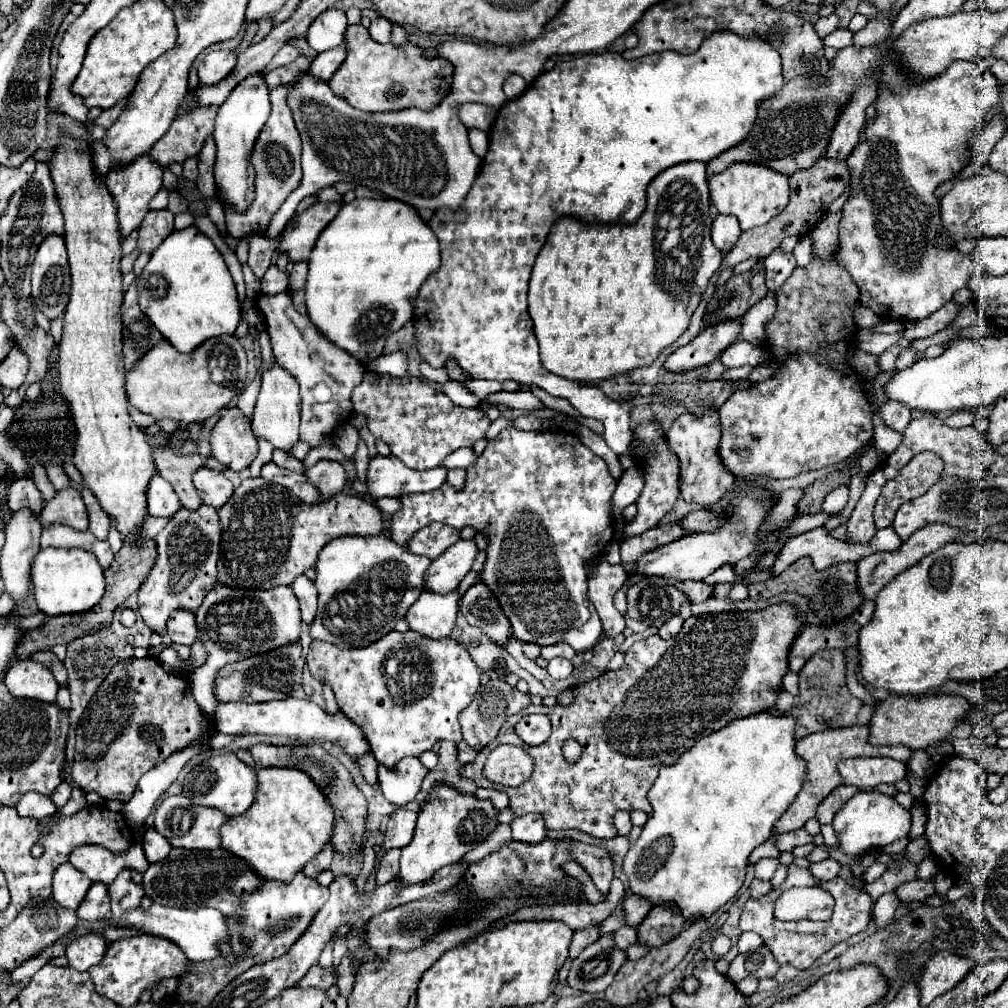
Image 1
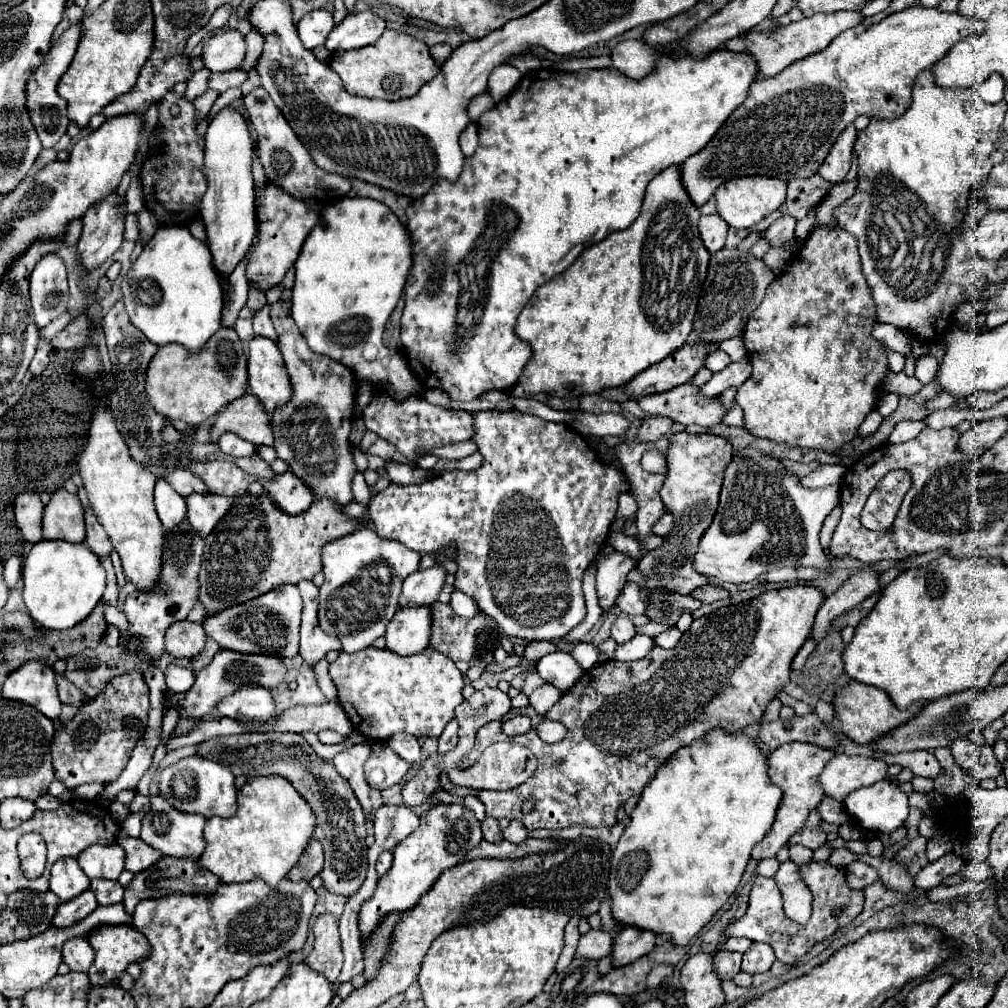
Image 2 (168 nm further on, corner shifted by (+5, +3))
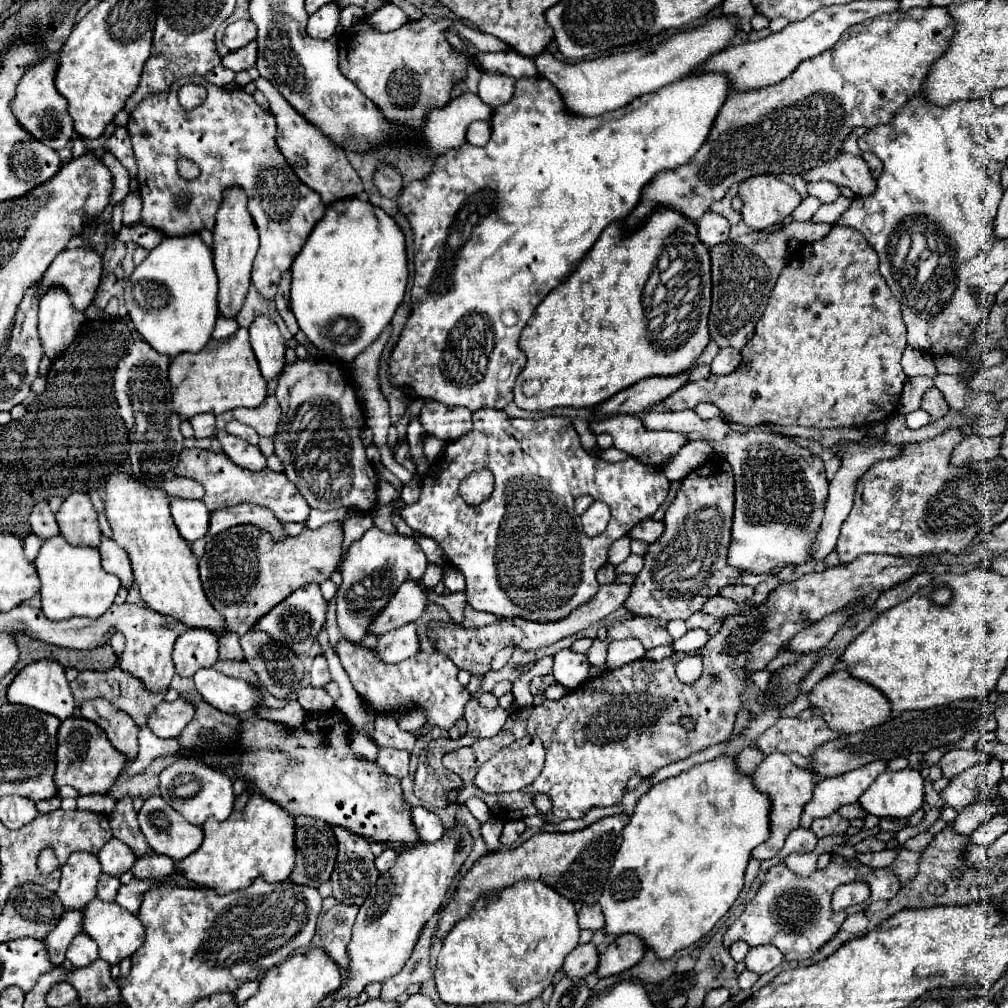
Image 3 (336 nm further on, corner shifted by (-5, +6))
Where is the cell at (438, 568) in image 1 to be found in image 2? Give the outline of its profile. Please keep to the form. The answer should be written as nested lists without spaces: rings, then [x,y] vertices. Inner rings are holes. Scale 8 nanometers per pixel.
[[[434,565],[426,571],[416,571],[410,577],[406,577],[402,585],[402,593],[398,597],[400,607],[424,607],[432,605],[438,599],[438,593],[444,585],[446,569],[440,565]]]

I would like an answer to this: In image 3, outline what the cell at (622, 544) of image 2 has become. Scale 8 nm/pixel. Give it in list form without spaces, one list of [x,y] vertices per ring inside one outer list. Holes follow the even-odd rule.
[[[630,554],[622,564],[616,566],[616,574],[622,574],[622,572],[628,572],[628,574],[638,574],[644,566],[644,558],[638,556],[638,554]]]

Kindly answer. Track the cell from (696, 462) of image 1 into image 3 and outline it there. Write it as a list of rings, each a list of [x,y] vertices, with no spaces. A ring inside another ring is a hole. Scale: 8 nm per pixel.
[[[714,456],[706,460],[698,470],[688,474],[680,490],[676,492],[672,504],[666,510],[666,532],[650,544],[644,554],[644,568],[640,570],[636,582],[632,584],[632,592],[624,606],[634,614],[646,614],[660,620],[686,620],[692,612],[698,612],[708,596],[716,596],[720,588],[734,584],[740,576],[740,570],[726,566],[726,550],[730,542],[732,528],[732,510],[734,510],[734,474],[726,460]]]

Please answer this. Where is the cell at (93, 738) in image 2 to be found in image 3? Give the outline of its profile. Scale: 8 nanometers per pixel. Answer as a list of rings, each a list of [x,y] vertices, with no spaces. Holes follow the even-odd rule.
[[[72,716],[66,718],[58,728],[56,764],[58,768],[54,782],[58,788],[68,784],[76,788],[80,794],[106,794],[112,788],[118,772],[124,768],[126,756],[110,744],[108,736],[100,726],[96,726],[96,722]]]

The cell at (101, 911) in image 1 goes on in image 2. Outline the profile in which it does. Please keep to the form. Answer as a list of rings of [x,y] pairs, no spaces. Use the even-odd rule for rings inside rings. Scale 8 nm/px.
[[[88,889],[82,895],[66,901],[66,903],[60,903],[58,913],[54,915],[52,927],[70,927],[70,925],[86,919],[96,907],[98,907],[98,903],[94,901],[94,893],[90,893],[90,889]]]

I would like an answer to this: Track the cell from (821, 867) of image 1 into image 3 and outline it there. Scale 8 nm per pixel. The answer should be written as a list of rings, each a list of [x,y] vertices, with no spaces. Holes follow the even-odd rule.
[[[866,838],[866,840],[862,840],[860,844],[856,844],[856,852],[860,852],[860,854],[870,852],[870,850],[878,852],[878,850],[884,850],[884,848],[886,848],[886,844],[880,842],[880,840],[876,840],[876,838]]]

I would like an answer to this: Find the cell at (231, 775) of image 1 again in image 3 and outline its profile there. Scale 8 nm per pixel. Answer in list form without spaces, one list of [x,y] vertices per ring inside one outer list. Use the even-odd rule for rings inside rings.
[[[178,758],[172,766],[164,768],[160,774],[160,796],[176,810],[180,812],[190,824],[204,824],[206,818],[214,816],[216,820],[226,820],[234,810],[234,790],[232,790],[232,778],[198,758]]]

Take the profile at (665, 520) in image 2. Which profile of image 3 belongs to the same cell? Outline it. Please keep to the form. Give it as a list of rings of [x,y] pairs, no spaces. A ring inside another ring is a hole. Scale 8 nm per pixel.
[[[646,518],[642,524],[638,524],[638,526],[632,528],[630,538],[644,540],[644,542],[652,544],[652,542],[656,542],[662,534],[664,534],[664,522],[656,522],[656,520],[652,520],[652,518]]]

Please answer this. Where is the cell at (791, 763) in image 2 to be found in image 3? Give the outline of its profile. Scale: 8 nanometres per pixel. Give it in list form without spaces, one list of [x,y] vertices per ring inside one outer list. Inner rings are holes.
[[[774,752],[770,756],[766,756],[762,760],[762,764],[754,770],[752,774],[756,786],[762,790],[762,792],[768,792],[770,798],[772,798],[772,836],[768,842],[760,844],[754,848],[752,856],[758,858],[758,860],[766,860],[766,858],[772,858],[776,856],[782,848],[784,848],[784,840],[786,836],[796,830],[800,824],[800,818],[802,818],[802,812],[804,812],[804,806],[812,800],[812,790],[816,786],[816,774],[814,770],[810,768],[802,768],[802,766],[796,766],[788,754],[782,754],[782,752]]]

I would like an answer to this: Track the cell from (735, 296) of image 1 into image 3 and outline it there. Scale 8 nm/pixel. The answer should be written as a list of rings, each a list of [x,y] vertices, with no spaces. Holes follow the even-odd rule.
[[[792,222],[776,232],[764,234],[764,232],[750,232],[746,236],[738,236],[738,238],[730,238],[718,246],[714,246],[710,250],[710,258],[712,258],[712,310],[710,310],[710,320],[708,320],[708,328],[710,328],[710,338],[720,346],[720,348],[736,348],[742,350],[742,346],[752,338],[754,334],[754,326],[760,318],[760,314],[764,312],[768,298],[774,290],[774,284],[782,272],[782,268],[788,264],[788,238],[798,238],[805,236],[805,243],[812,243],[821,240],[826,236],[826,232],[830,230],[830,224],[814,224],[814,222]]]

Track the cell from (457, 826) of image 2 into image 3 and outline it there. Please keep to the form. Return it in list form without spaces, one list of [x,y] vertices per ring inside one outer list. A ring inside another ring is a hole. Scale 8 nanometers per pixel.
[[[456,822],[438,842],[416,844],[400,852],[396,864],[388,870],[388,874],[380,874],[376,886],[372,886],[372,892],[360,906],[352,940],[348,944],[352,962],[346,972],[350,972],[352,978],[344,982],[340,992],[332,994],[332,998],[356,998],[366,984],[384,982],[402,970],[424,922],[442,908],[446,892],[470,856],[472,846],[474,838],[468,826]]]

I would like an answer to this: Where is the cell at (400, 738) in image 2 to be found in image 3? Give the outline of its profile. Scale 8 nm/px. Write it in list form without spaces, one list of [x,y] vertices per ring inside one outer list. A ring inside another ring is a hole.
[[[376,718],[374,742],[378,746],[392,746],[392,748],[412,752],[412,748],[416,746],[416,740],[418,738],[412,732],[402,732],[394,718]]]

